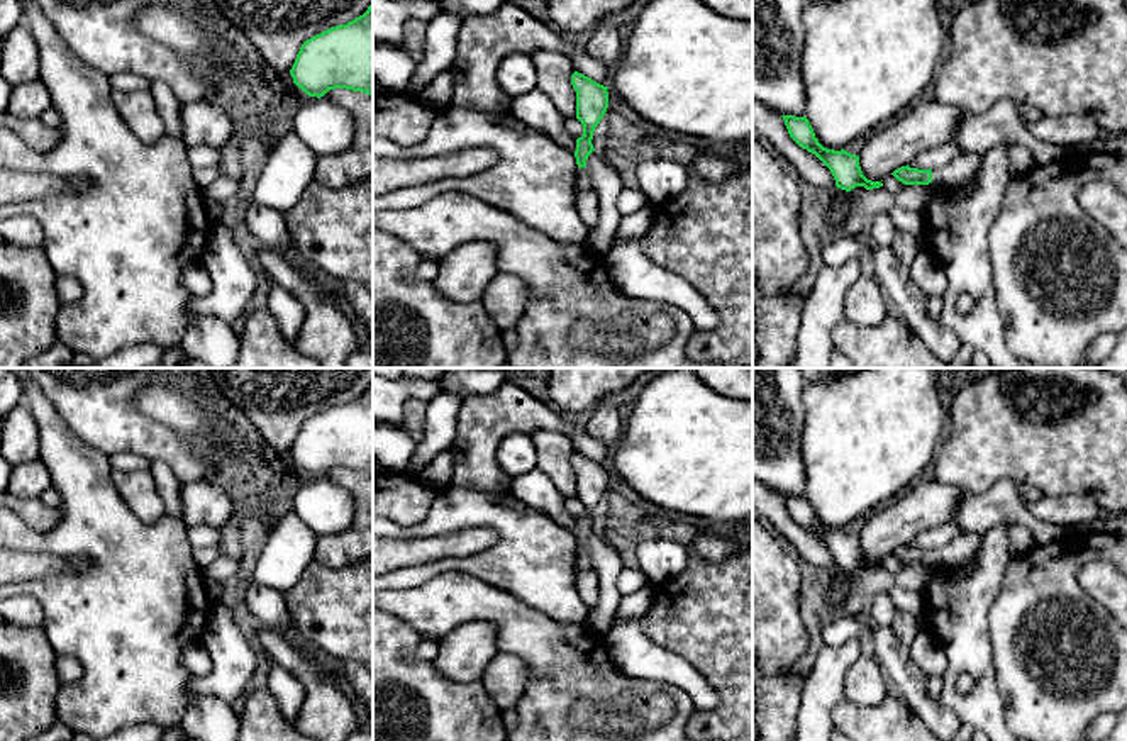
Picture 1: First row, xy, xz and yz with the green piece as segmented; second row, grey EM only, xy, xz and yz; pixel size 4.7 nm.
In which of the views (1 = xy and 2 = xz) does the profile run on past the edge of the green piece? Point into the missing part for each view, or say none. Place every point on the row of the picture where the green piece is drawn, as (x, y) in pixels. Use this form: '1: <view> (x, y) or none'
1: none
2: xz (583, 180)

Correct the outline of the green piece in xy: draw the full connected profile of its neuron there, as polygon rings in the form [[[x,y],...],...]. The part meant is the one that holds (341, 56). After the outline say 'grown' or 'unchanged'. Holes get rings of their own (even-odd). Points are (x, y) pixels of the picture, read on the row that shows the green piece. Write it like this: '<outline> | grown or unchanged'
[[[373,3],[354,20],[307,39],[290,75],[308,97],[336,88],[373,97]]] | unchanged

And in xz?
[[[575,71],[571,75],[571,85],[576,92],[576,119],[583,125],[583,136],[576,139],[576,180],[575,195],[593,188],[590,171],[586,170],[586,159],[595,151],[591,139],[595,127],[603,119],[608,109],[608,86],[603,86],[591,78]]] | grown

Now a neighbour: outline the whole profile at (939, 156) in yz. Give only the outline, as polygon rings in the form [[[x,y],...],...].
[[[949,141],[942,146],[917,154],[908,166],[919,170],[937,170],[949,164],[964,153],[966,151],[963,151],[954,141]]]

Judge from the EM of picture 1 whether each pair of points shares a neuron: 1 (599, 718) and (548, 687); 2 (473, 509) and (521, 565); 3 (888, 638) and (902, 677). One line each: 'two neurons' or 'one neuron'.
1: two neurons
2: one neuron
3: one neuron

